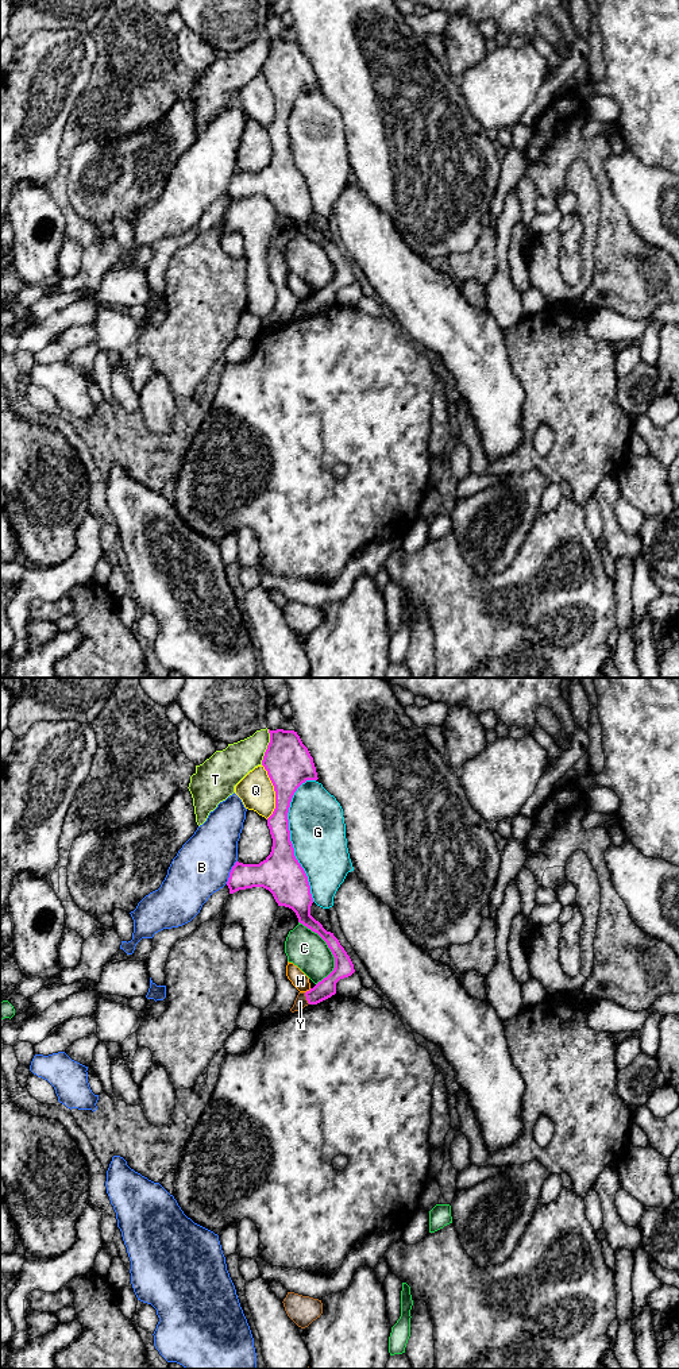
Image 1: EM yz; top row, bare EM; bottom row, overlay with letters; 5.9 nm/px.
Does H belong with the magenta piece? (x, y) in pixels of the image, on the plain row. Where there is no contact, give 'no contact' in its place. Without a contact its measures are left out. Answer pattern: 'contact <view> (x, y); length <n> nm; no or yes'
contact yz (309, 299); length 50 nm; no

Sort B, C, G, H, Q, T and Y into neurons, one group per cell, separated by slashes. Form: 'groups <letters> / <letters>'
groups B / C / G / H / Q / T / Y

